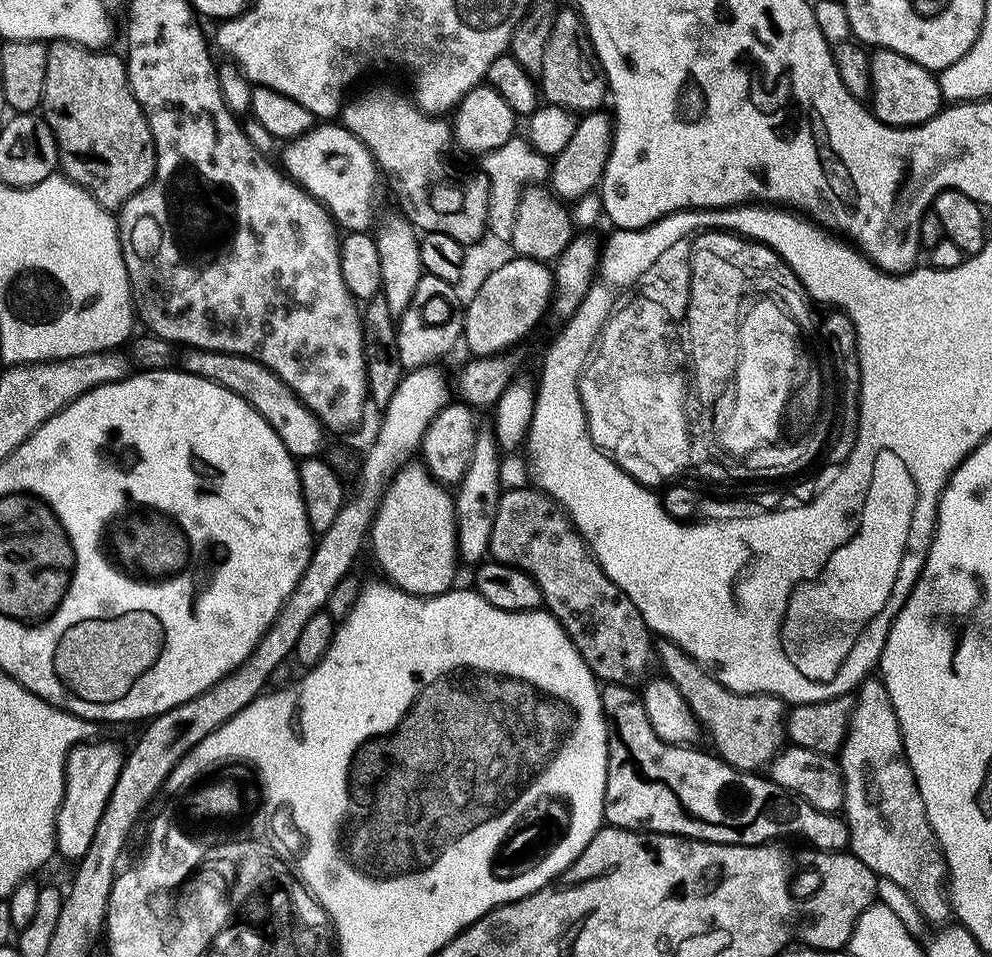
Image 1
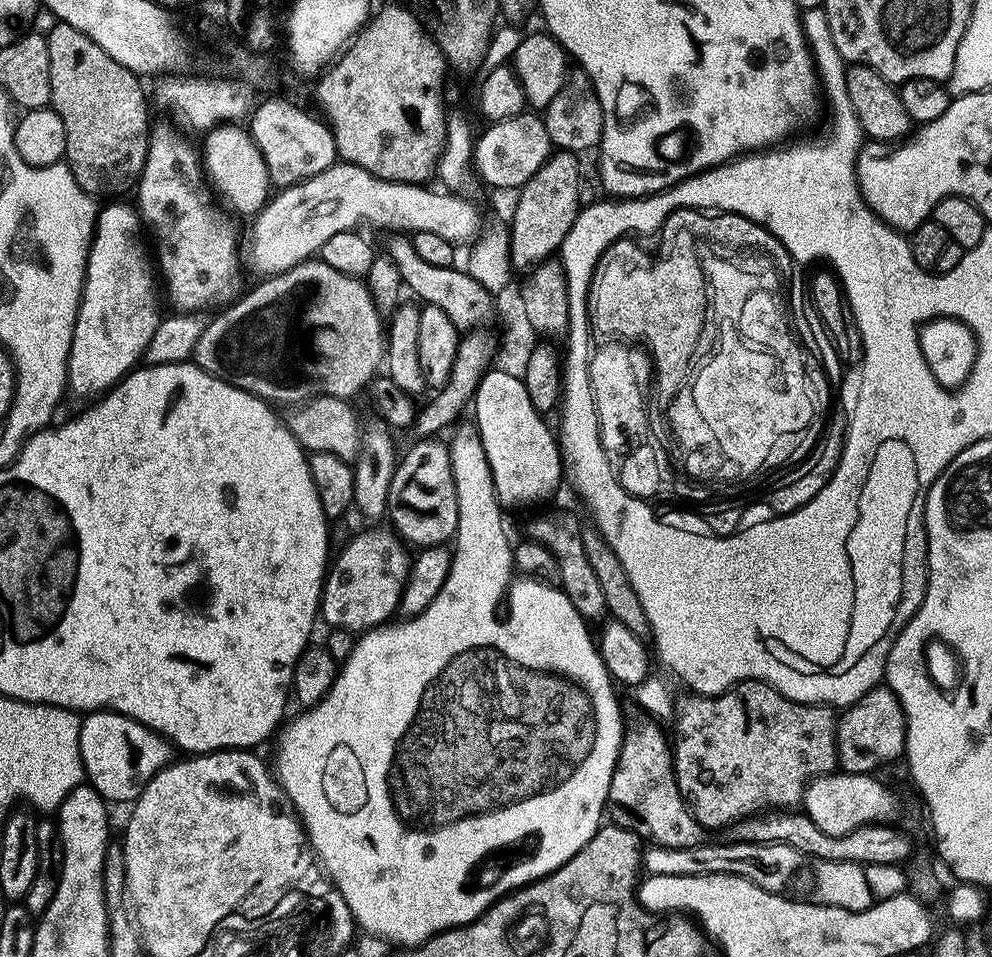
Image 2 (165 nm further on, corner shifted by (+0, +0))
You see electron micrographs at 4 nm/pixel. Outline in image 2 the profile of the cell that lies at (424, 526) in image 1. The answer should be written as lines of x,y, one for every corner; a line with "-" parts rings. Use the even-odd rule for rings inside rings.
384,526
369,527
366,530
369,532
358,533
337,556
335,553
324,578
324,591
320,593
319,615
323,623
324,620
328,623
329,629
345,628
350,633
363,634
387,625
397,615
404,583
408,577
408,571
412,568
413,557
395,531
385,528

